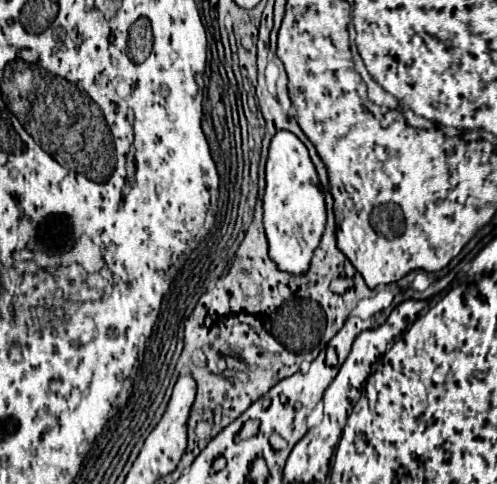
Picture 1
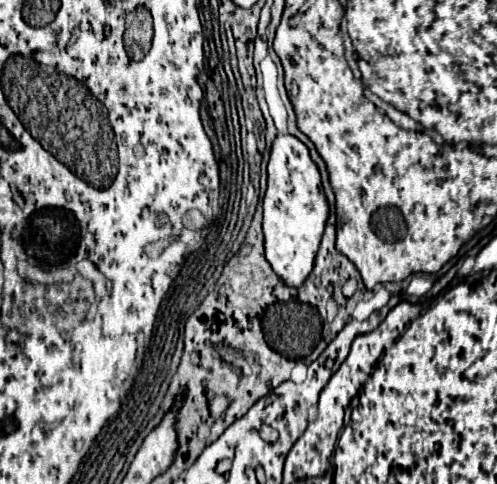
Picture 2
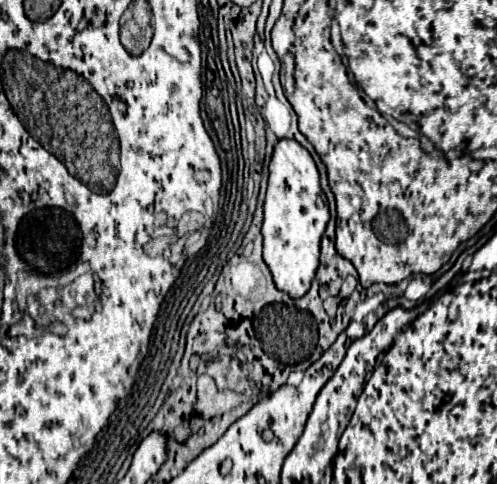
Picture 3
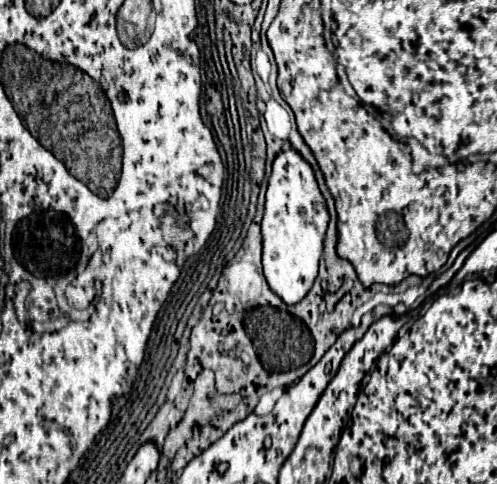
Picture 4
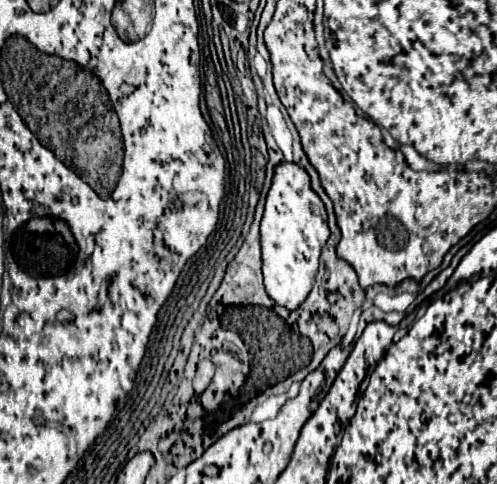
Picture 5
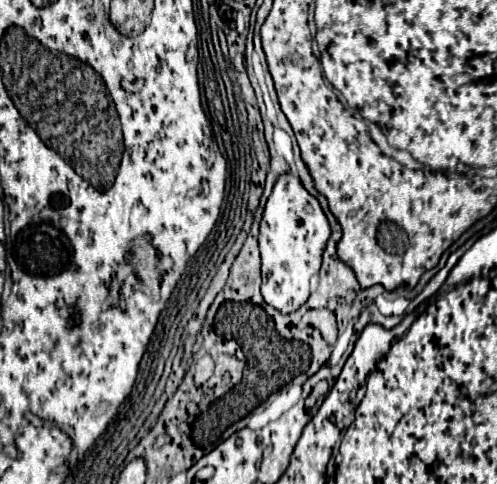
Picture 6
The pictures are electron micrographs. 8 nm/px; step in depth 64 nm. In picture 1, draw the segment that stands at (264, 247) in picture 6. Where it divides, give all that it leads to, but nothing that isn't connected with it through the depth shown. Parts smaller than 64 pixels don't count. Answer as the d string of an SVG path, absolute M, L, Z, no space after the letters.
M278 132L270 142L264 192L264 230L268 238L268 256L276 268L294 276L306 274L312 254L320 244L324 224L324 192L320 188L316 168L308 156L308 148L292 132Z

